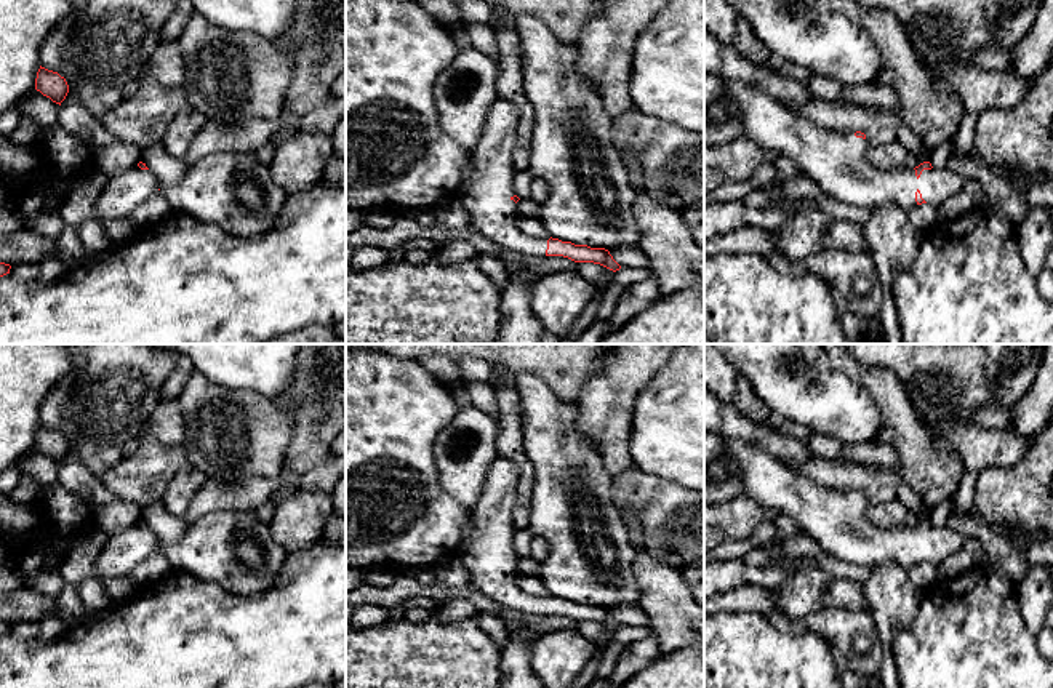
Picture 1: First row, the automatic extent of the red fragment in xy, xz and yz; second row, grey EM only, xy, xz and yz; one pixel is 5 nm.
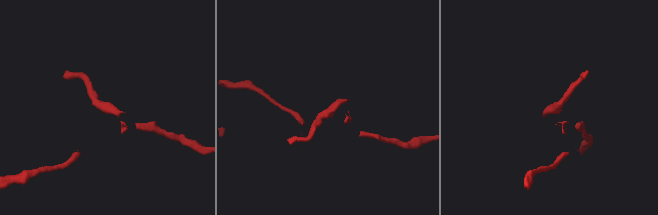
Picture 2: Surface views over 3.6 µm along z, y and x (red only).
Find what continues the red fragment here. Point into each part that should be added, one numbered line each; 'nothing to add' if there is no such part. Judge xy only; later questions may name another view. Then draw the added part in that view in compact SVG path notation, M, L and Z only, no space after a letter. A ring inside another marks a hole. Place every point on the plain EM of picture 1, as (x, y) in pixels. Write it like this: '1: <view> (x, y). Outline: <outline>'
1: xy (124, 551). Outline: M138 523L109 534L96 560L96 576L101 579L130 574L142 560L158 549L158 541L150 528Z

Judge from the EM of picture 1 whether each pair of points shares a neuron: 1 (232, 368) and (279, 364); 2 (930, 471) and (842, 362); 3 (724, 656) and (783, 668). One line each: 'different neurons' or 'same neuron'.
1: same neuron
2: same neuron
3: same neuron

